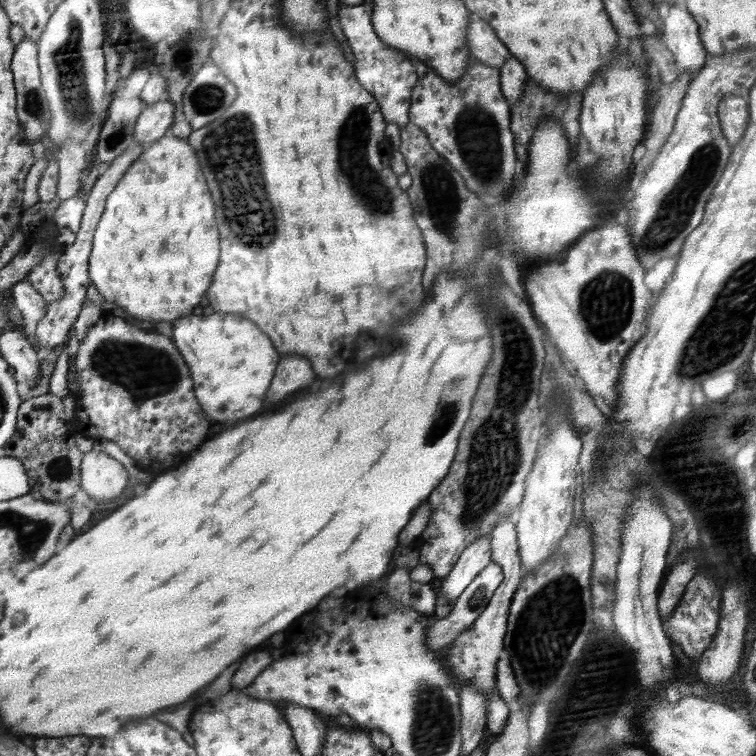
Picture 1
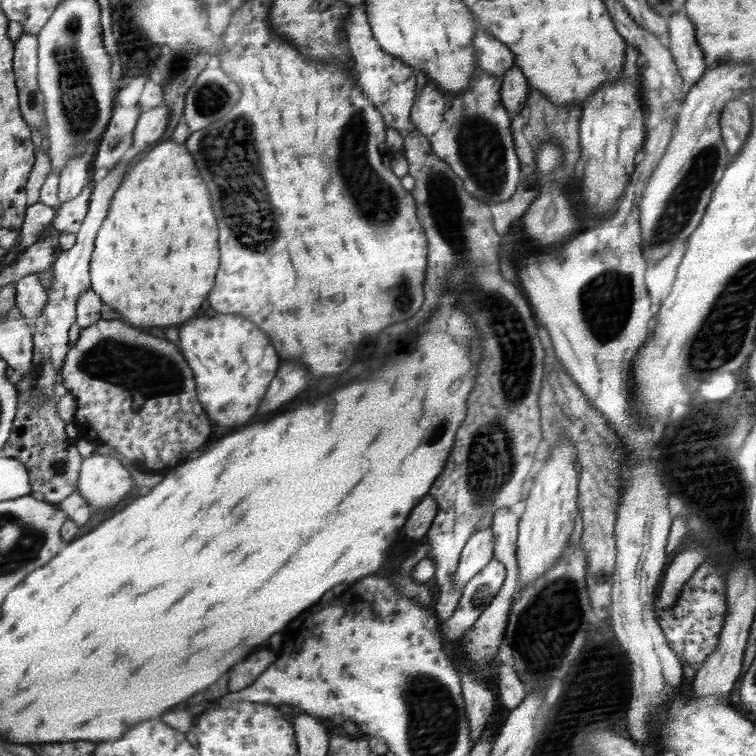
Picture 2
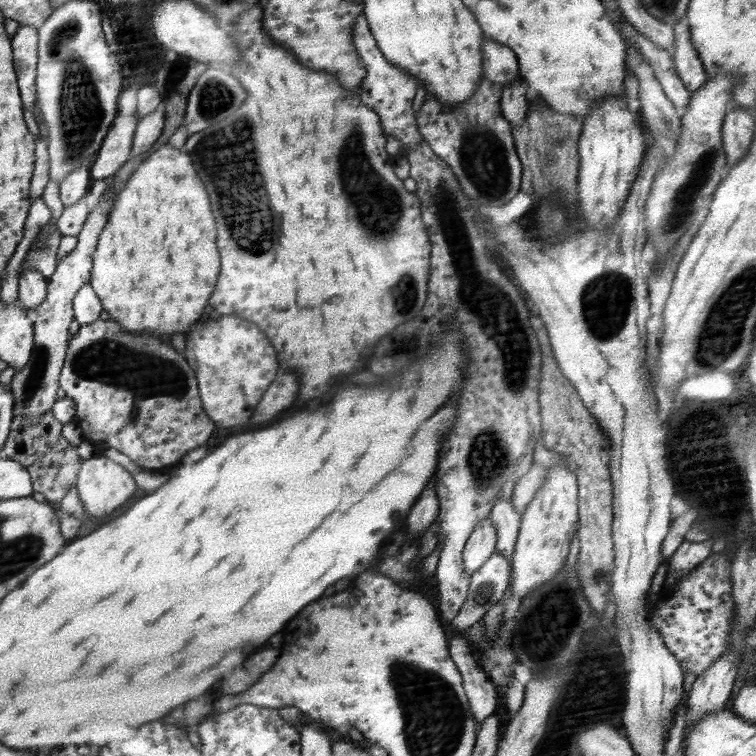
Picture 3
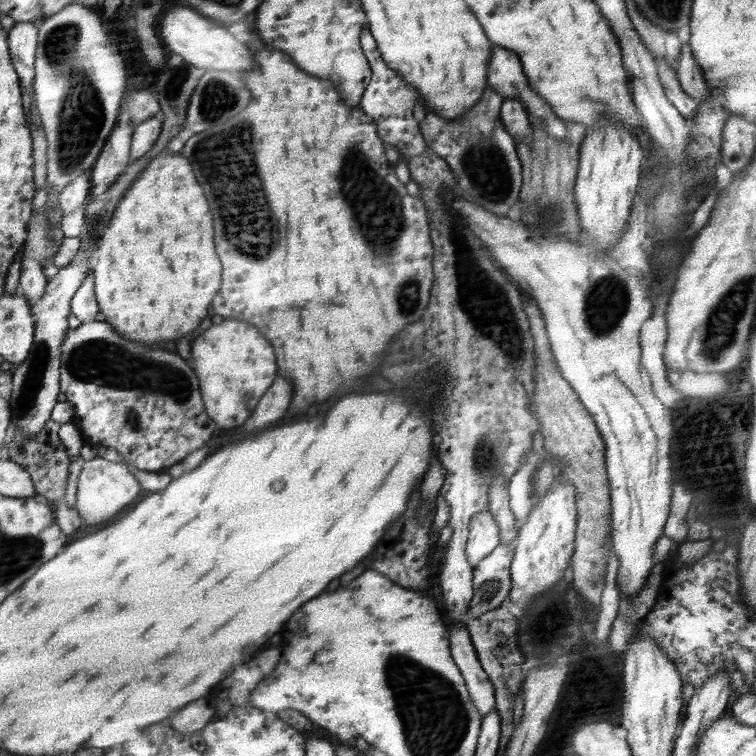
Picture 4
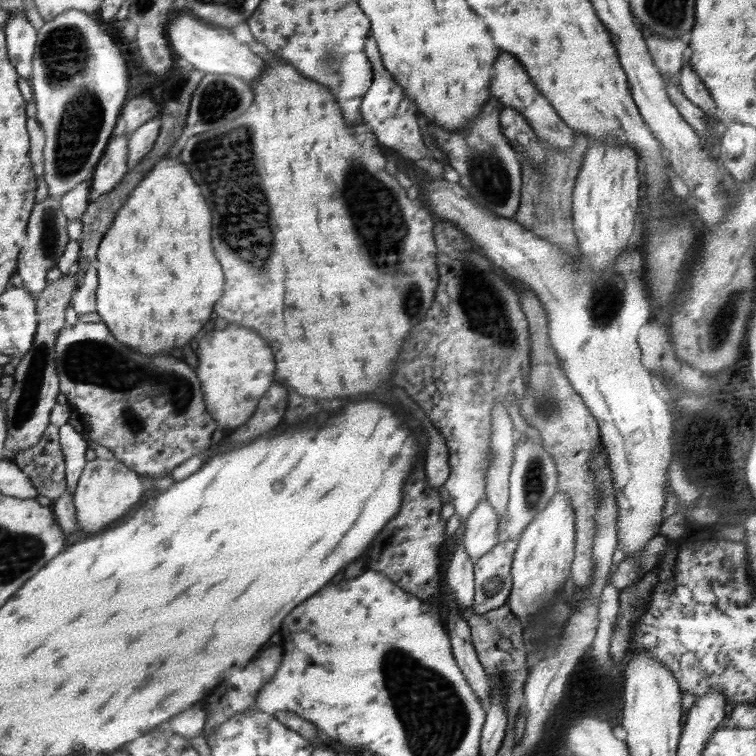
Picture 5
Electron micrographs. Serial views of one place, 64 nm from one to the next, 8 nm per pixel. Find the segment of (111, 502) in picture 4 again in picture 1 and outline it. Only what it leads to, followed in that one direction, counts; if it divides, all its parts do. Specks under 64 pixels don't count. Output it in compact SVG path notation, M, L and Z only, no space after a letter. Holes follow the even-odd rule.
M93 449L83 453L81 460L80 488L91 497L110 500L122 494L128 484L126 470L119 460L106 452Z

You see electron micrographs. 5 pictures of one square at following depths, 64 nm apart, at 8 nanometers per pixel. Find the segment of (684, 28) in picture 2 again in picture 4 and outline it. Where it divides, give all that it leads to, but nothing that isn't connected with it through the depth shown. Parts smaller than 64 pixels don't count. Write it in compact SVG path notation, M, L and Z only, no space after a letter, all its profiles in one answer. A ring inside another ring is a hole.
M689 43L682 45L680 57L676 61L676 72L680 86L686 94L690 95L697 103L702 103L708 97L708 86L706 79L702 77L703 70L696 63Z

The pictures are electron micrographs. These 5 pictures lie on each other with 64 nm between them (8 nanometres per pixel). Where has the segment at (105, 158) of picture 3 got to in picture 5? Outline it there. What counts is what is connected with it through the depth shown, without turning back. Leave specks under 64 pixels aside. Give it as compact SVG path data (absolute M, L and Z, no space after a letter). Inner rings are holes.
M128 134L113 135L102 160L96 165L94 177L91 178L91 190L100 192L101 195L112 191L122 178L129 172Z

